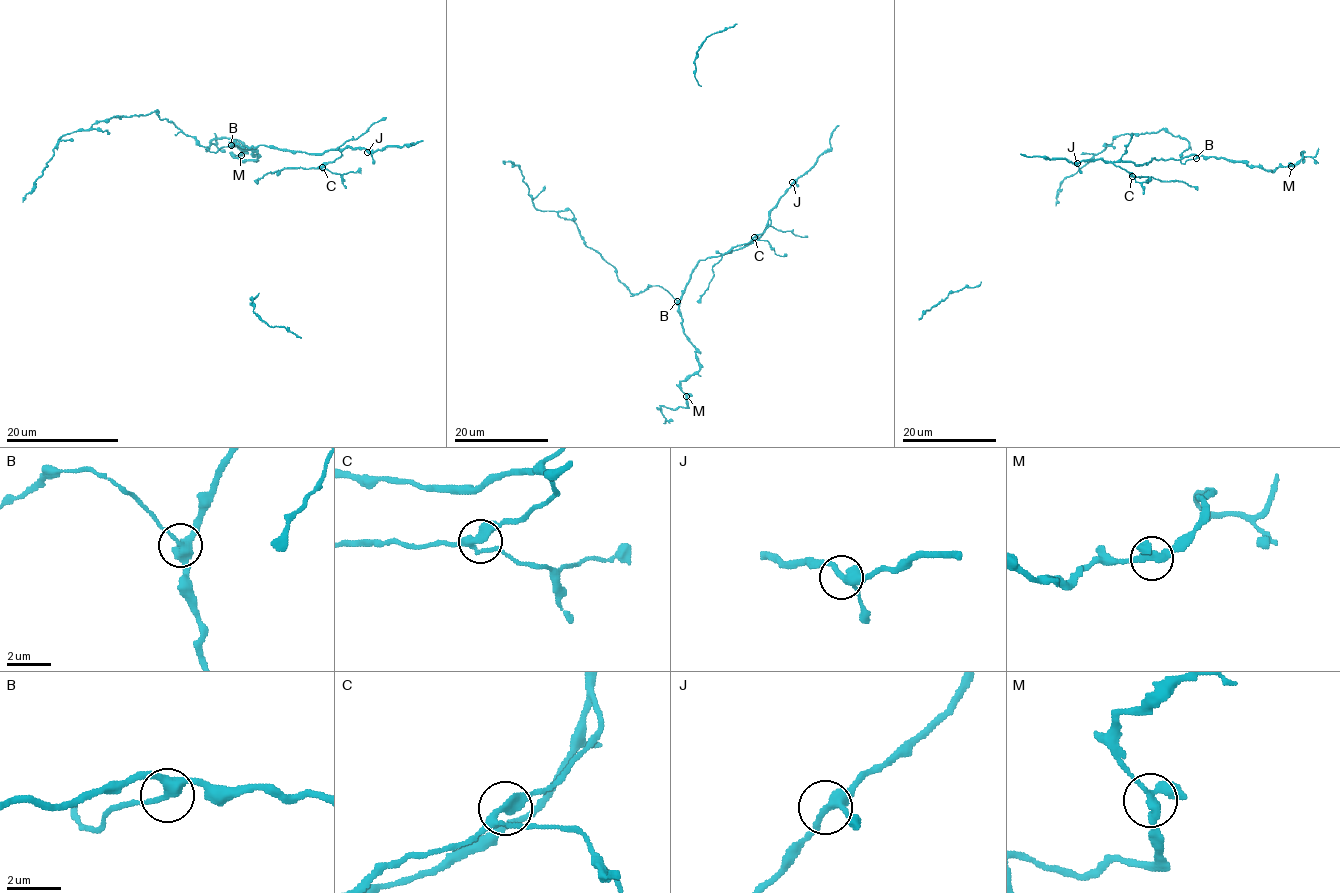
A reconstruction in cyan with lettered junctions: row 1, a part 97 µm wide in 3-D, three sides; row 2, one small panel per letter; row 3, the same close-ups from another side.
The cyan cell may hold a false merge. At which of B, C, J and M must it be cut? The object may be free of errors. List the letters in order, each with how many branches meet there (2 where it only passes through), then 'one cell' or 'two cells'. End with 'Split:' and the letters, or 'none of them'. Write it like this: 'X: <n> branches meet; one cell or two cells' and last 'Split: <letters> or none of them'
B: 3 branches meet; two cells
C: 3 branches meet; one cell
J: 3 branches meet; one cell
M: 3 branches meet; one cell
Split: B

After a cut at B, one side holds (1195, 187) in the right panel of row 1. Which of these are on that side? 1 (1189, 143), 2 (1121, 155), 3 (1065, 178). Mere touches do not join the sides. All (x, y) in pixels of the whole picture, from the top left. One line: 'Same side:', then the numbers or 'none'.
Same side: 2

